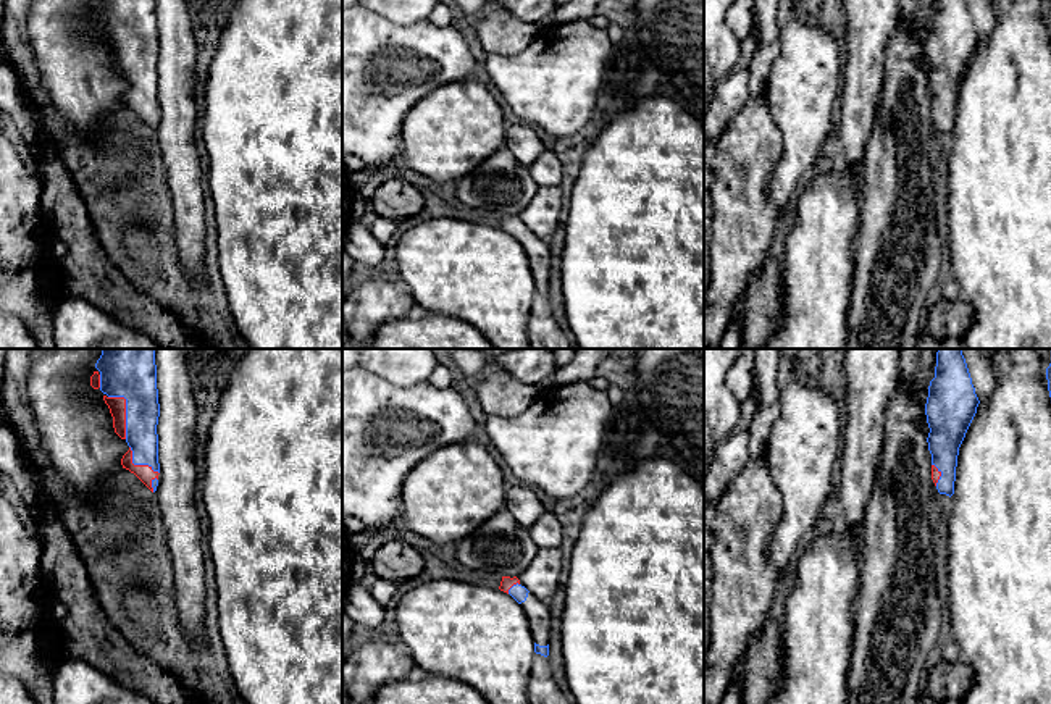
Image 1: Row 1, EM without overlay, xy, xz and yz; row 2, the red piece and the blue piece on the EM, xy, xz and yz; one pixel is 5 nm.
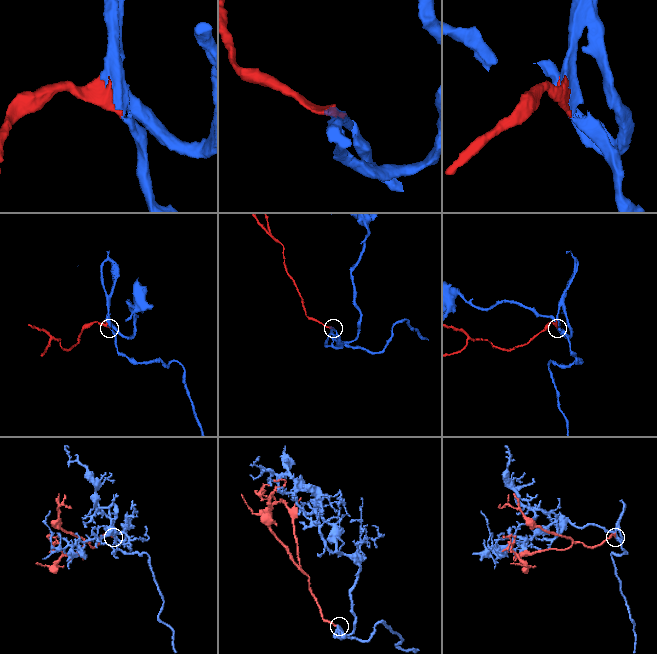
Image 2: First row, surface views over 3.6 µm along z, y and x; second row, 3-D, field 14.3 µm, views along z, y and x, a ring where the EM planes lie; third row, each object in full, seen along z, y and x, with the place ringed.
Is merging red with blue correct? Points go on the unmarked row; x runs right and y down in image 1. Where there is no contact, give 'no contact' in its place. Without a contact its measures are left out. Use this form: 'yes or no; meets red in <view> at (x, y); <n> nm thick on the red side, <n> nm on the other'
yes; meets red in xy at (125, 49); 90 nm thick on the red side, 200 nm on the other

